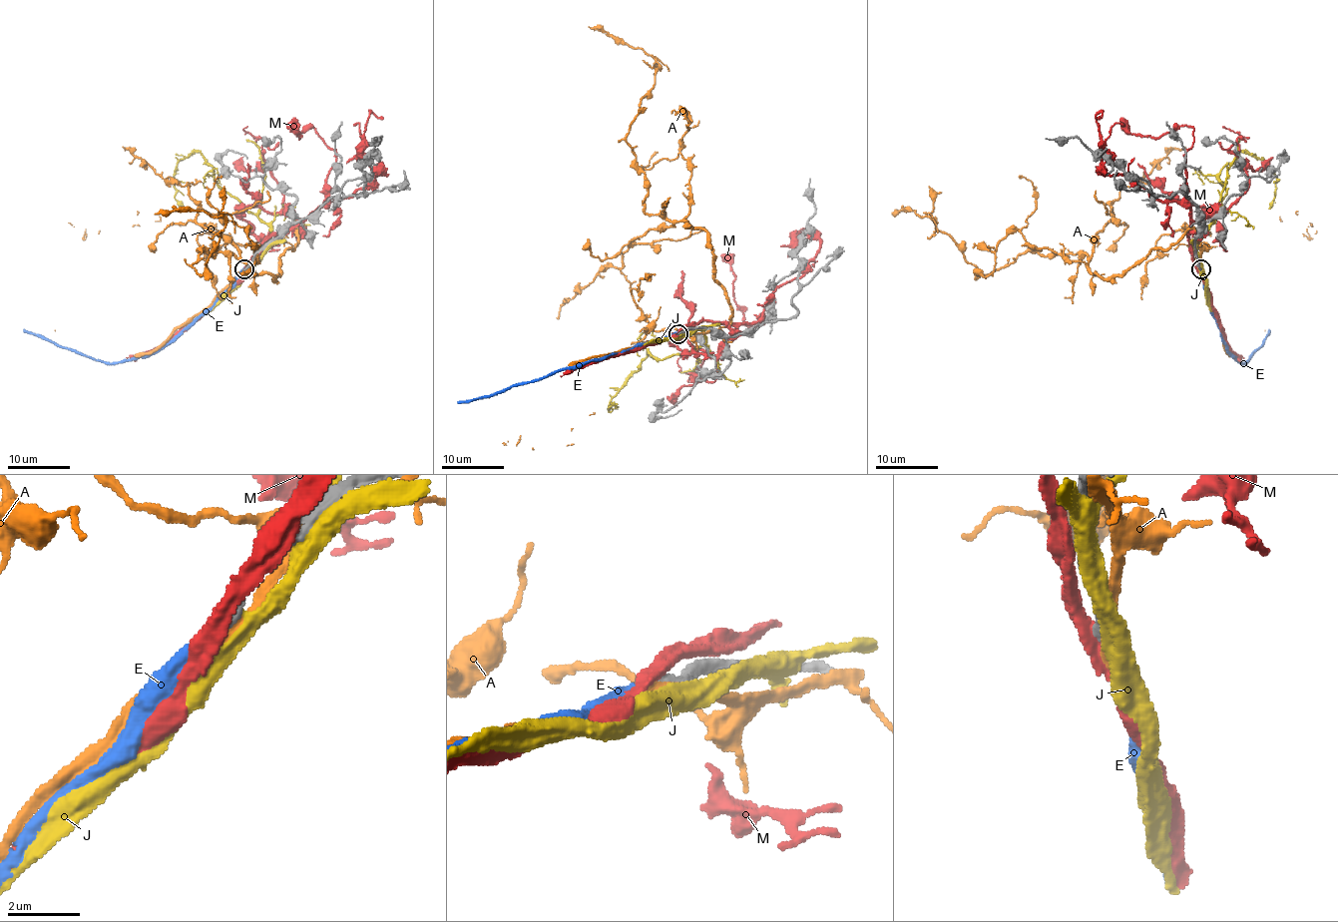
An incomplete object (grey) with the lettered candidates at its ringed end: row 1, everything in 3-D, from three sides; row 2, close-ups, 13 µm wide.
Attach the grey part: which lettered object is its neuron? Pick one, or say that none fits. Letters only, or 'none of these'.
E

